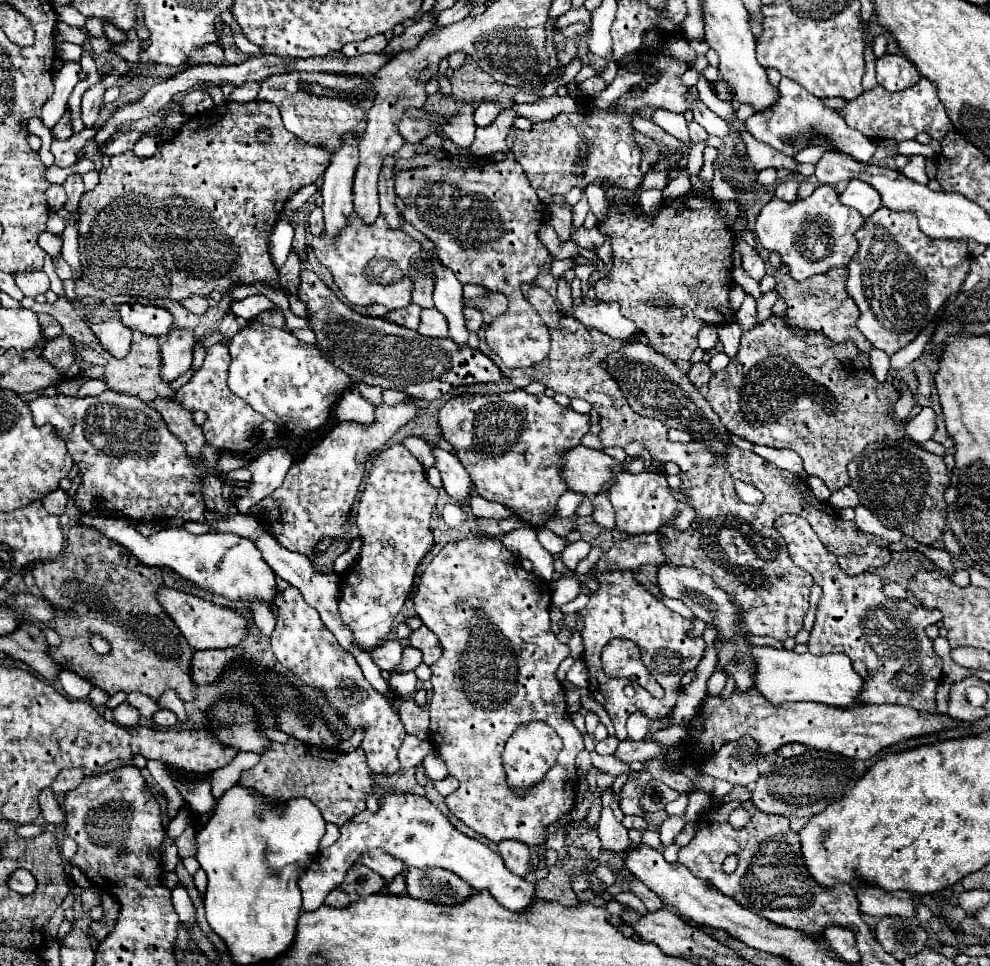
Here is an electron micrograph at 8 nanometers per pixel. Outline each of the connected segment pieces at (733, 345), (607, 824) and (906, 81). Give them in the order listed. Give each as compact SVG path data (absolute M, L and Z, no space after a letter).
M730 323L730 325L724 325L724 327L718 329L718 339L724 345L724 353L728 357L734 357L736 355L740 337L742 337L742 331L740 331L738 323Z
M612 791L602 793L602 817L598 823L598 837L602 841L604 851L624 853L626 849L632 849L634 843L628 839L628 829L622 825L624 813L620 811L618 803L614 801Z
M886 53L876 61L876 79L888 91L904 91L920 81L920 73L906 57Z

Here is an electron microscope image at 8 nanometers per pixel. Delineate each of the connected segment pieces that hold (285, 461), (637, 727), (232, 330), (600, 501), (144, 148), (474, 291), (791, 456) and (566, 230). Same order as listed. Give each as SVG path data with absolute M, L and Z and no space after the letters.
M286 447L270 449L254 461L252 481L248 483L248 491L244 495L230 497L232 503L238 507L242 515L248 515L250 509L260 501L270 497L270 493L282 485L288 469L292 467L294 459Z
M634 713L630 715L626 727L628 727L628 737L630 739L644 739L644 735L648 733L648 727L650 727L650 719L644 717L642 713Z
M228 309L226 317L224 317L222 323L220 323L220 333L226 335L226 337L232 337L232 335L236 335L238 331L240 331L240 325L238 325L238 321L236 321L236 315Z
M600 493L592 499L594 503L594 521L598 525L602 525L604 529L614 529L614 507L610 505L610 499L606 497L606 493Z
M142 137L136 147L134 147L134 155L138 157L150 157L156 155L162 147L162 139L160 137Z
M465 284L463 285L463 295L467 299L476 299L484 297L489 293L489 290L474 284Z
M760 445L752 447L752 451L754 451L756 455L762 455L766 461L770 461L770 463L772 463L772 465L776 465L776 467L782 467L782 469L792 471L792 473L796 473L796 475L804 473L802 459L800 459L800 457L798 457L798 453L794 453L794 451L780 451L780 449L760 447Z
M550 205L550 225L558 233L558 241L566 243L570 239L570 225L572 225L570 209L560 205Z

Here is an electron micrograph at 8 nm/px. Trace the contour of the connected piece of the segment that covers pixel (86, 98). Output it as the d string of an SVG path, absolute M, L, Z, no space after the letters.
M102 79L96 83L96 85L90 85L86 89L86 93L82 95L82 121L86 127L92 127L100 109L104 107L104 83Z

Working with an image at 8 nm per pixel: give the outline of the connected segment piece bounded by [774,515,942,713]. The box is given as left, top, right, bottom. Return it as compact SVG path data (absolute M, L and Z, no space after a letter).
M782 515L774 523L778 533L784 537L788 555L790 559L806 569L812 577L814 583L822 587L822 597L818 601L816 609L816 621L810 631L810 641L808 649L810 653L844 653L850 659L860 659L866 663L868 673L872 675L870 681L866 683L860 701L862 703L898 703L898 705L908 705L916 711L926 711L926 713L936 713L936 687L938 687L938 677L942 679L942 659L934 653L932 649L932 639L926 635L928 625L936 625L942 619L942 613L938 609L926 609L922 605L914 605L904 599L890 599L884 595L882 587L884 581L880 575L874 573L860 573L860 575L848 575L840 569L836 557L820 543L816 533L812 531L810 523L804 517L798 515Z

